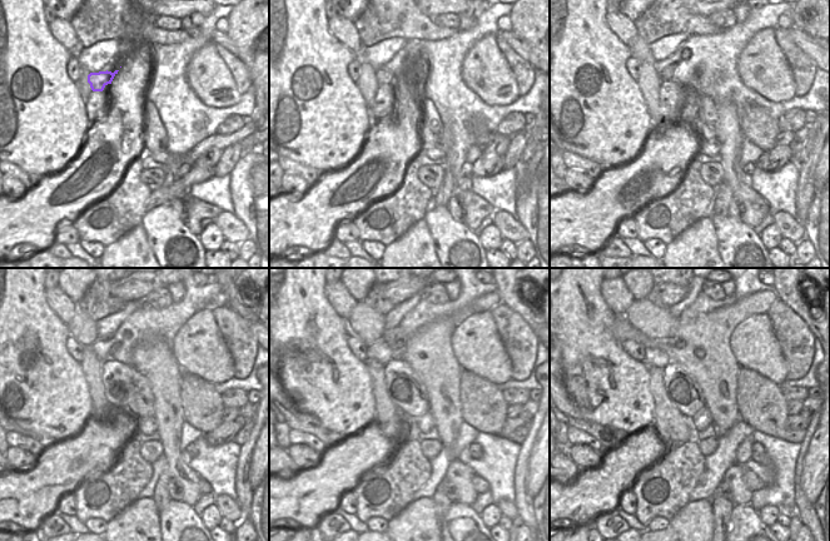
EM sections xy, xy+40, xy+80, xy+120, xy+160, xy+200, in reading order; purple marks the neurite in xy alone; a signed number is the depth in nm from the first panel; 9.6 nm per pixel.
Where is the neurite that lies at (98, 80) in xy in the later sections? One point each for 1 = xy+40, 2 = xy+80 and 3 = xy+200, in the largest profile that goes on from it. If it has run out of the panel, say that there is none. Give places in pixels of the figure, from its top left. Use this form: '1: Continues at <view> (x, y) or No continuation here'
1: Continues at xy+40 (407, 77)
2: Continues at xy+80 (682, 74)
3: Continues at xy+200 (680, 345)

